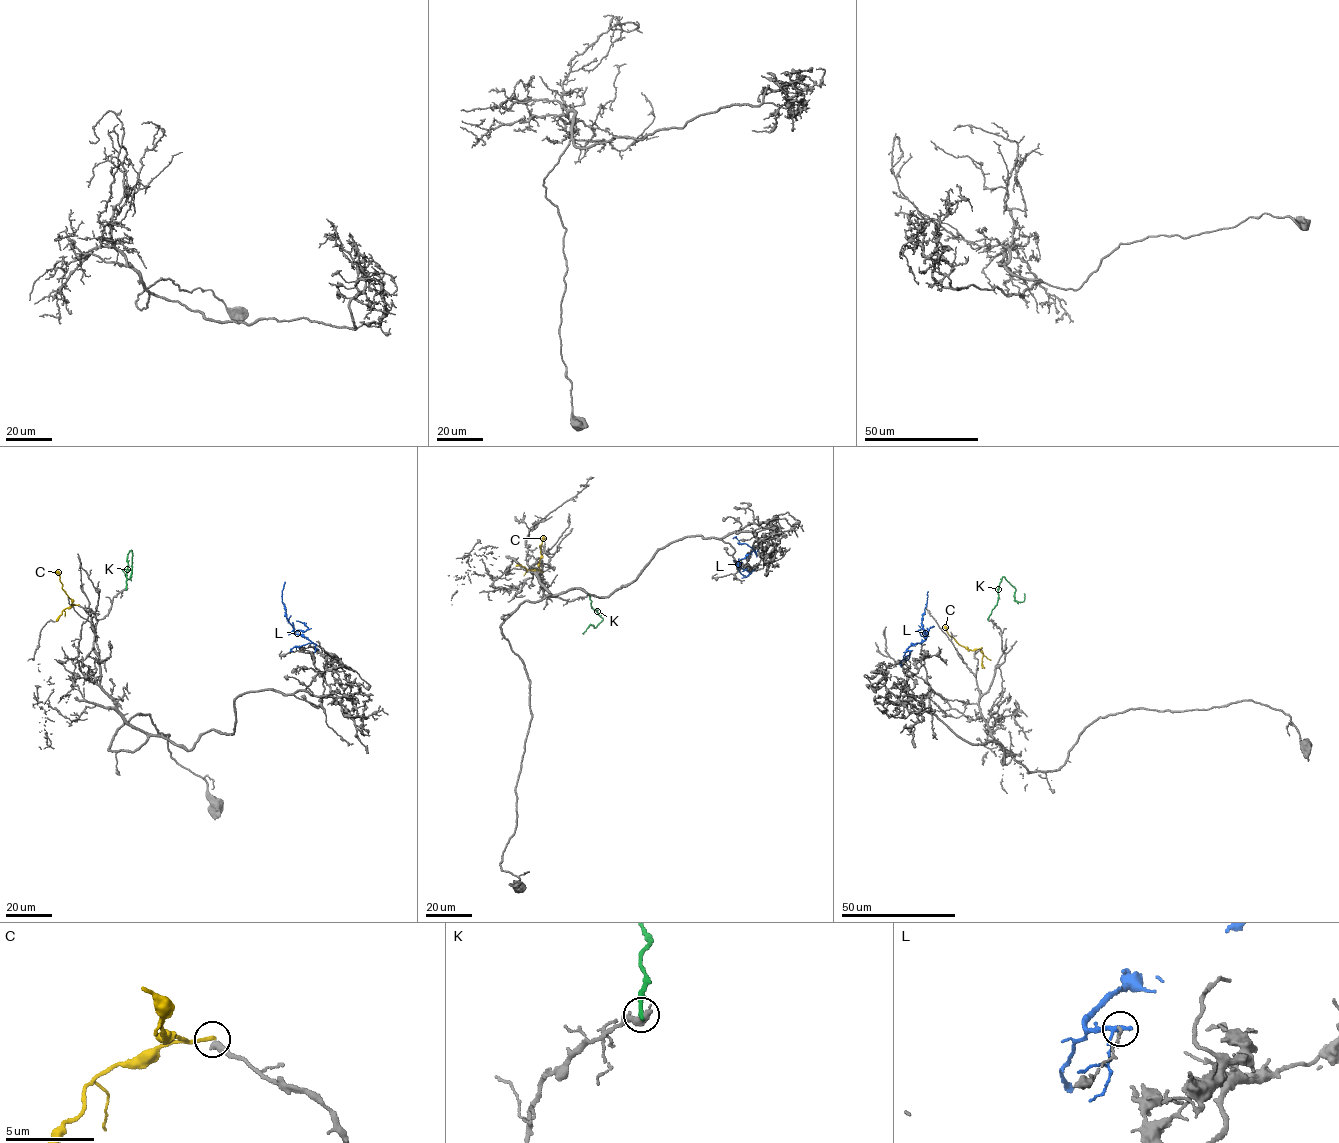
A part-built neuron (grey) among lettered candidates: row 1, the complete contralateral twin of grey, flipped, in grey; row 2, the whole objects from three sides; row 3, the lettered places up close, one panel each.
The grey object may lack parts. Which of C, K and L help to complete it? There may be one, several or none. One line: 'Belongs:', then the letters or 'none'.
Belongs: none

